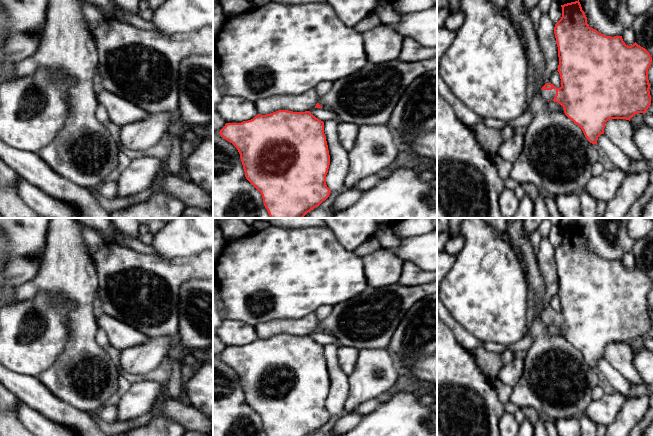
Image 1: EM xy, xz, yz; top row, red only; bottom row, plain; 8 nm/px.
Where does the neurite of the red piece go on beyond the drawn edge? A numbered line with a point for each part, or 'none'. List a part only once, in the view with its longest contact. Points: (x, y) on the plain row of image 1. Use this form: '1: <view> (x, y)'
1: yz (549, 319)

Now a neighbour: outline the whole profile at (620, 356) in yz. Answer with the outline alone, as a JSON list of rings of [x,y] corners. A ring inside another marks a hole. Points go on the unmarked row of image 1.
[[[610,343],[605,347],[605,360],[630,383],[642,384],[643,378],[634,366],[634,352],[629,344]]]

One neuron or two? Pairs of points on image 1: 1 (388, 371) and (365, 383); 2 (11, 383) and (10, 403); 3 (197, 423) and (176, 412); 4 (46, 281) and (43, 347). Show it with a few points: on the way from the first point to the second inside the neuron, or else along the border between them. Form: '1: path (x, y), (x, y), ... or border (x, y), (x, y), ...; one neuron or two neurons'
1: path (384, 377), (381, 380), (371, 380); one neuron
2: border (10, 391), (20, 401); two neurons
3: path (192, 419), (181, 413); one neuron
4: border (24, 299), (49, 291), (68, 300); two neurons

